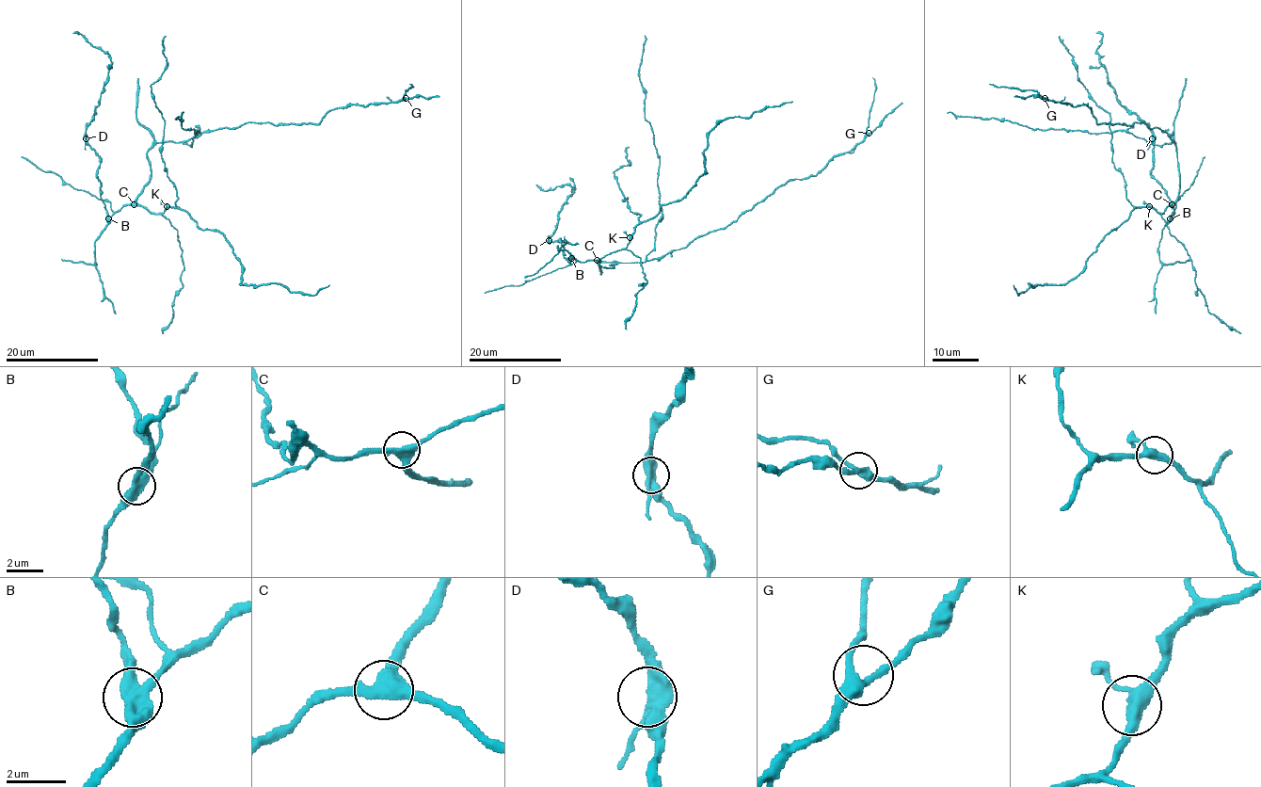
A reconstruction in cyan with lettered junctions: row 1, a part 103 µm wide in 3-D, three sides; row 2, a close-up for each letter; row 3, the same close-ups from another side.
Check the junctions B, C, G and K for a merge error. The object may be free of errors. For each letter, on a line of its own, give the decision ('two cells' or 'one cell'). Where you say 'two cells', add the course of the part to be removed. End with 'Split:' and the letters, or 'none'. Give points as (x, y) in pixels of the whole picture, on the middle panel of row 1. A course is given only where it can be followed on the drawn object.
B: two cells; foreign part runs (570, 258), (564, 256), (560, 239), (549, 237), (574, 188), (561, 184), (544, 190), (535, 184)
C: one cell
G: one cell
K: one cell
Split: B

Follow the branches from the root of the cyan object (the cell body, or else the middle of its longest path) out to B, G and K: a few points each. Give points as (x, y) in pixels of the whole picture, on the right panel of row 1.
B: (1176, 152), (1179, 194), (1173, 204), (1170, 219)
G: (1176, 152), (1174, 142), (1158, 128), (1149, 128), (1143, 122), (1097, 123), (1087, 104), (1071, 106), (1045, 98)
K: (1176, 152), (1179, 178), (1177, 200), (1162, 214), (1149, 206)

